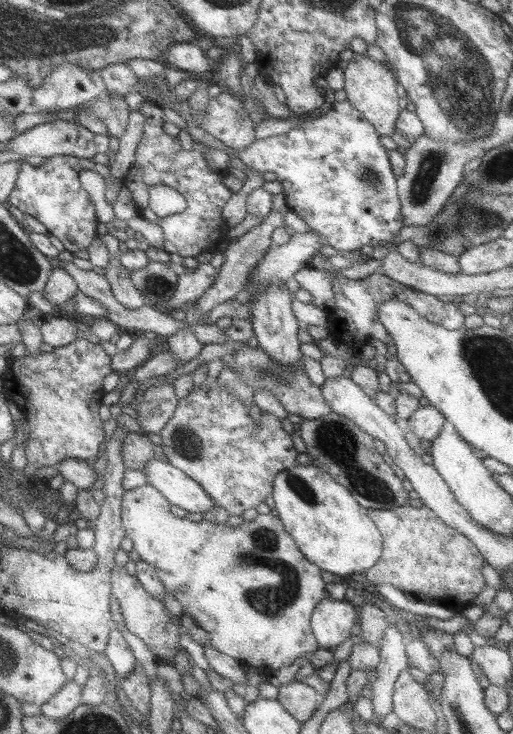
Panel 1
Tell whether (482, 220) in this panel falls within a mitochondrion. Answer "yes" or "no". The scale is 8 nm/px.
yes

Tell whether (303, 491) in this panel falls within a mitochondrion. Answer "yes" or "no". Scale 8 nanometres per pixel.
yes

